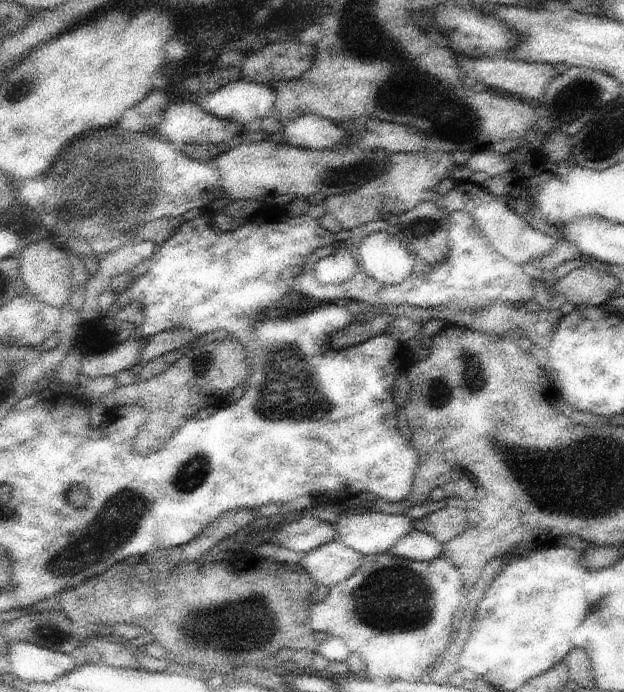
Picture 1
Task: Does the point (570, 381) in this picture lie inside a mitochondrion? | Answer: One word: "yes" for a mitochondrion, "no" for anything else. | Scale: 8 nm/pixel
no

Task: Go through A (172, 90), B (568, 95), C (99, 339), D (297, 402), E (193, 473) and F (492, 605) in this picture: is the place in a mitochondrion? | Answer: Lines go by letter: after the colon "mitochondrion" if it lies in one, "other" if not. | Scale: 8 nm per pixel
A: other
B: mitochondrion
C: other
D: mitochondrion
E: mitochondrion
F: other

